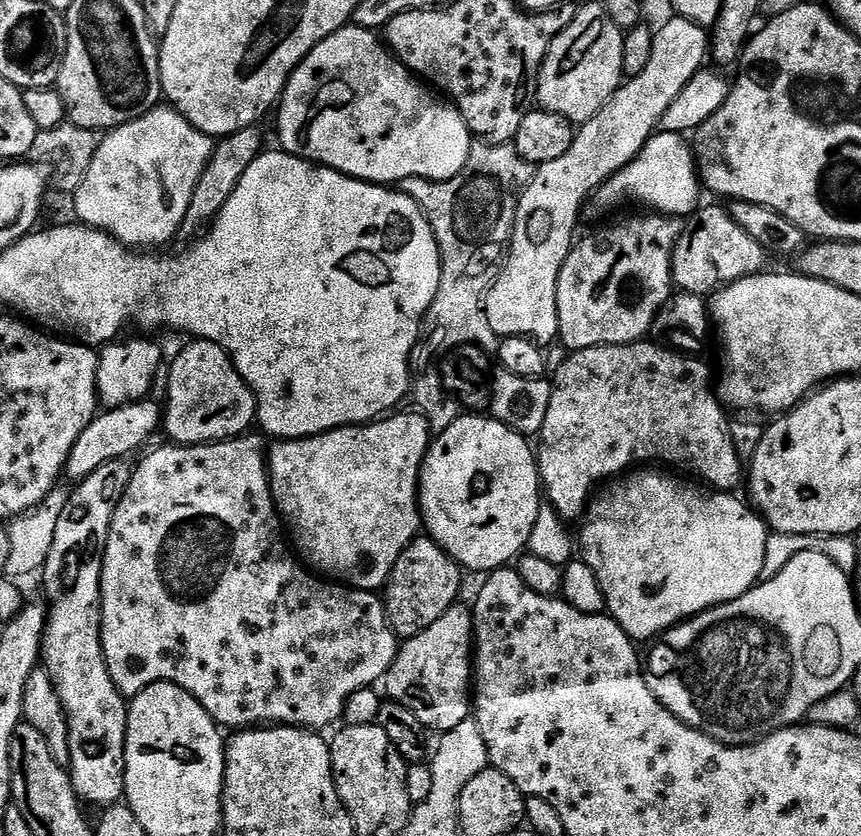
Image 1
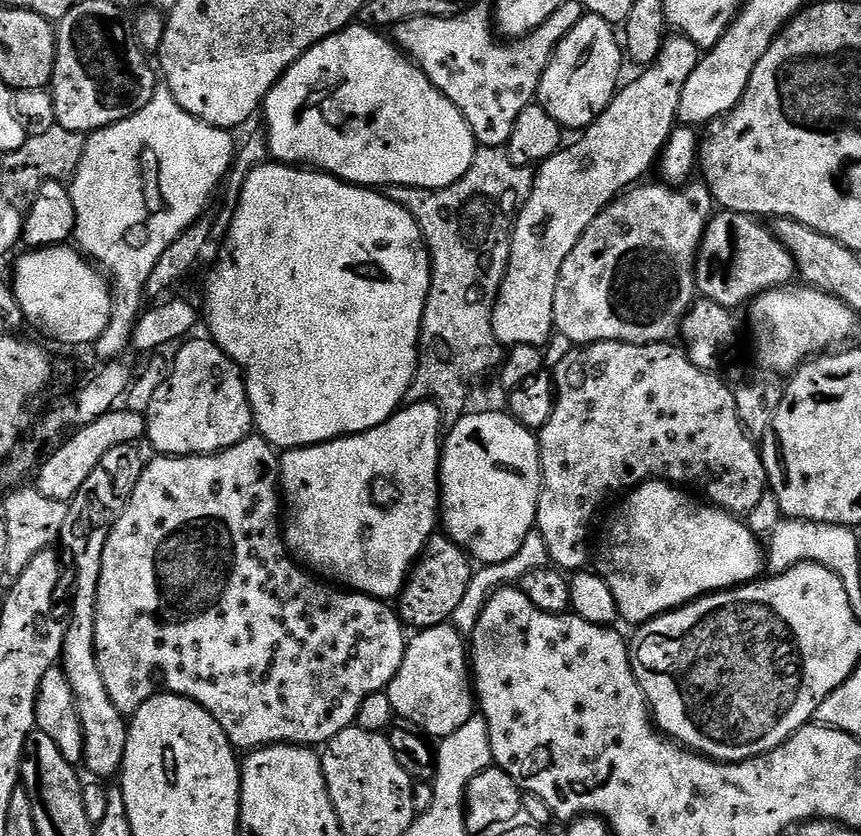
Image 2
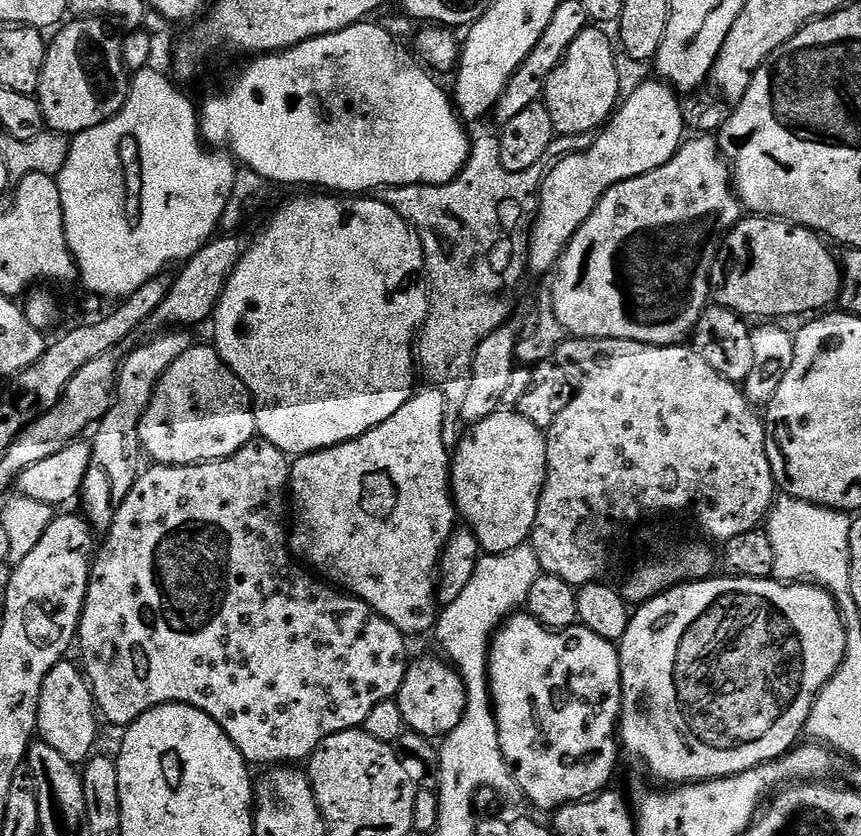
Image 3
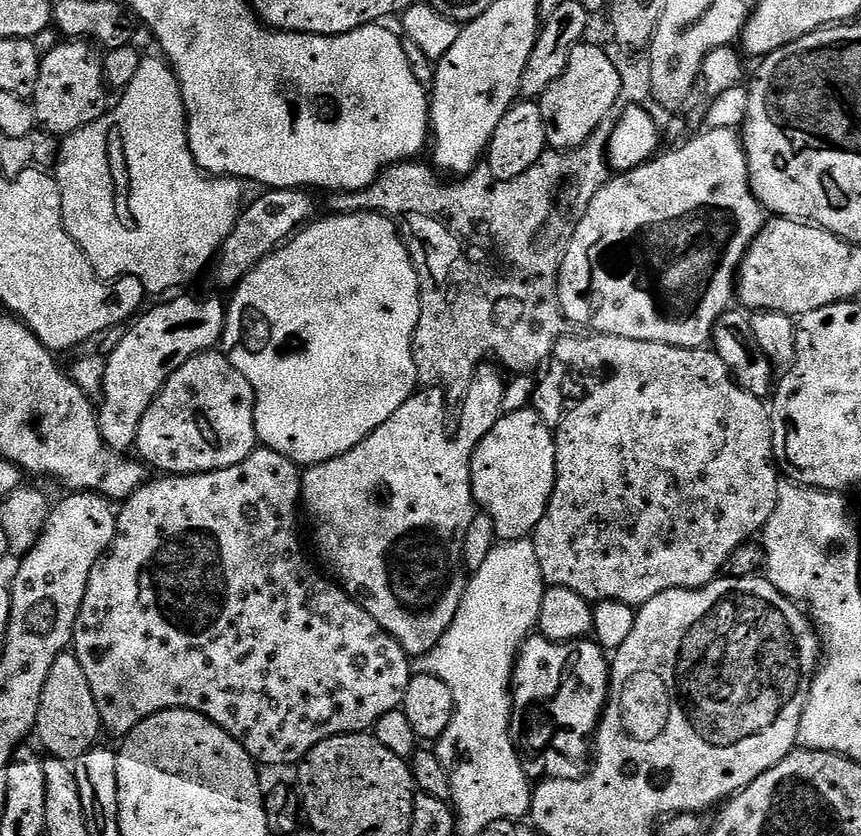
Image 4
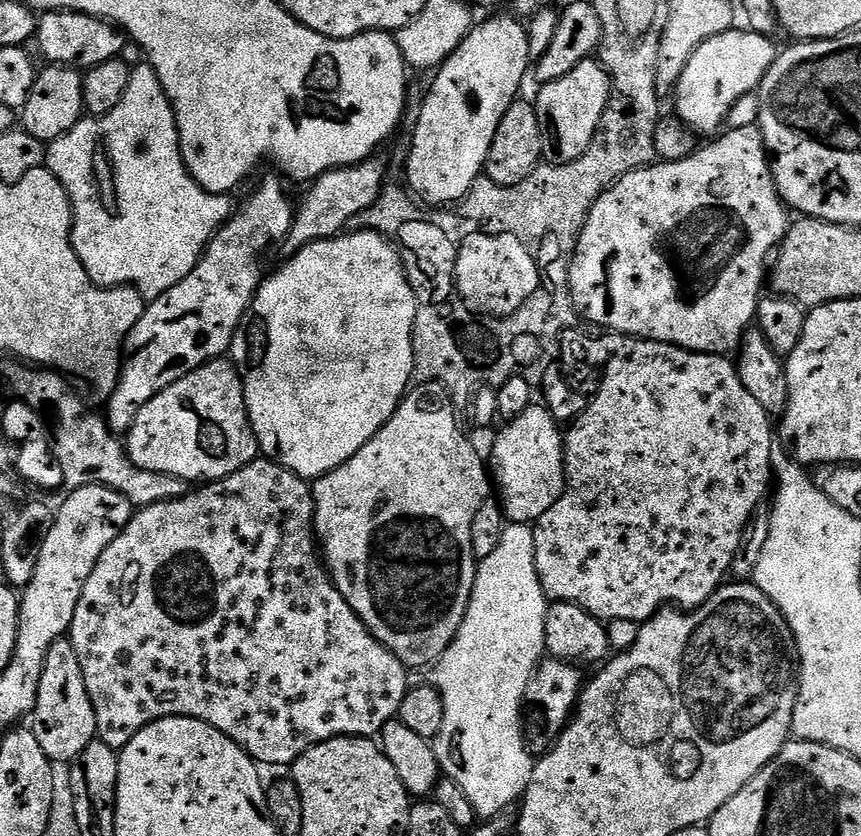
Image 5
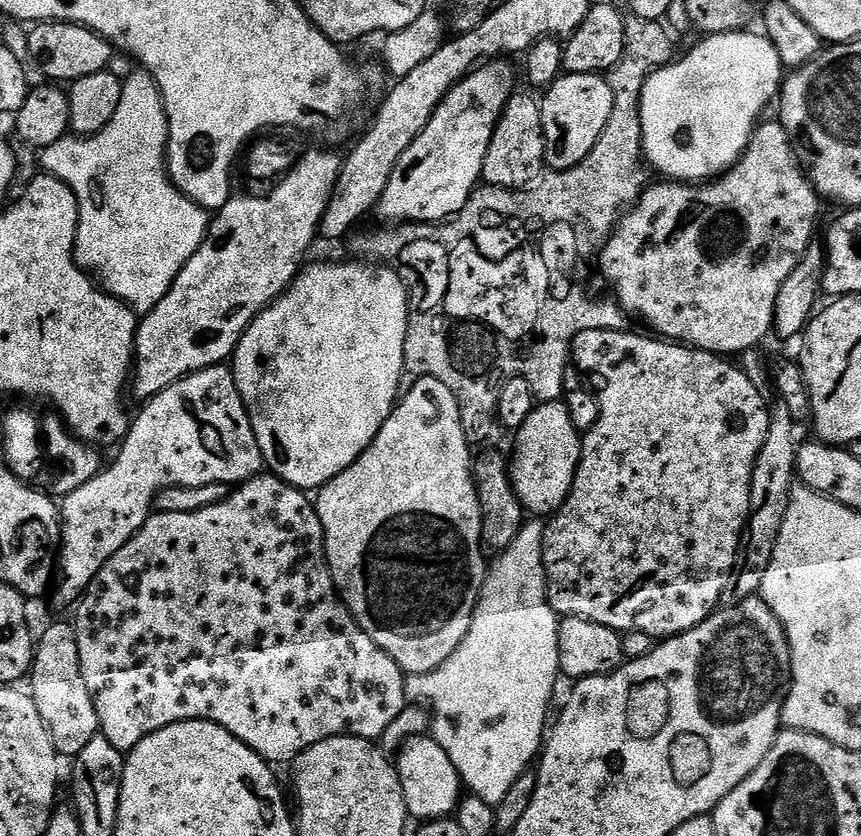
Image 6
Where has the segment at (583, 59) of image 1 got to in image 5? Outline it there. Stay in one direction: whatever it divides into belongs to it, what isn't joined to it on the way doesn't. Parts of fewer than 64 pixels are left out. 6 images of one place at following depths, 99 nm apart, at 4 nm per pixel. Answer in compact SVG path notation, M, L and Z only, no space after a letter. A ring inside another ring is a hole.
M595 59L583 60L574 66L574 70L570 70L570 74L566 74L566 78L545 84L539 91L534 96L534 103L544 139L543 159L550 164L569 164L582 158L602 122L602 114L613 94L612 78L604 65Z

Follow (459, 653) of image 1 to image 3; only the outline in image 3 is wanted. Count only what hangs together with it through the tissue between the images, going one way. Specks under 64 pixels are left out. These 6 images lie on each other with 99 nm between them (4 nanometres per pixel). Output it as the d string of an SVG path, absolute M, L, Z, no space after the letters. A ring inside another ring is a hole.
M424 656L421 660L413 659L402 678L400 693L394 698L396 705L402 710L405 725L419 736L429 738L443 738L450 735L454 726L462 722L462 714L466 711L468 701L466 686L460 673L447 659L437 656Z

